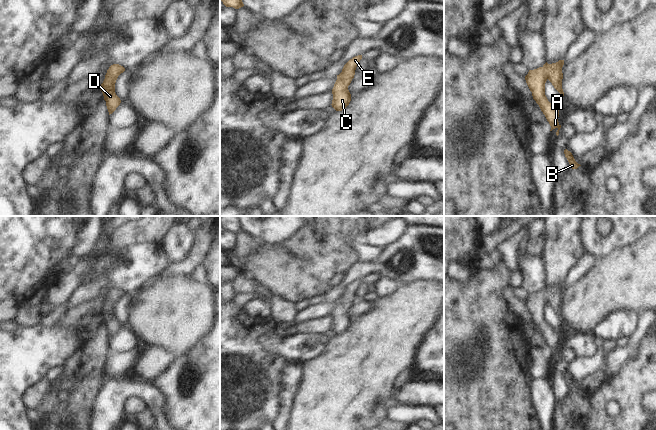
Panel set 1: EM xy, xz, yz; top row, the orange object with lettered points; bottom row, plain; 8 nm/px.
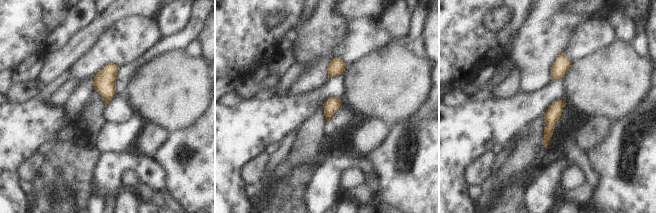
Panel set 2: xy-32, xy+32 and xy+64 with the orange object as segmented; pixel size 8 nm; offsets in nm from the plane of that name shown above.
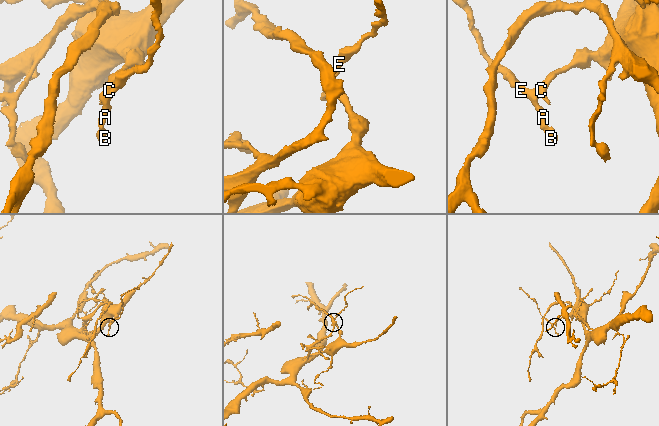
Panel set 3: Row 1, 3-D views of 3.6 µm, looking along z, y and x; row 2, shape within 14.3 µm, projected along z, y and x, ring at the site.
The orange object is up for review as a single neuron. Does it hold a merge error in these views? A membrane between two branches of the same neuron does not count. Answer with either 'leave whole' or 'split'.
leave whole

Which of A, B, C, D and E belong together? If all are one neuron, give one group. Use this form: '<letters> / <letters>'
A B C D E

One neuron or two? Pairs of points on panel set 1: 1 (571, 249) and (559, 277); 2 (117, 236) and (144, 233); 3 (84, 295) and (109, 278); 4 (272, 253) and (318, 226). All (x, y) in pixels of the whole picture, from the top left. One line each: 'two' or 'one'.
1: one
2: one
3: one
4: one

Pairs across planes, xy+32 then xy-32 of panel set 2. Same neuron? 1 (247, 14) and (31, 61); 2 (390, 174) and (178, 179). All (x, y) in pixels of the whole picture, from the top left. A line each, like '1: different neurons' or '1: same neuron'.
1: different neurons
2: same neuron

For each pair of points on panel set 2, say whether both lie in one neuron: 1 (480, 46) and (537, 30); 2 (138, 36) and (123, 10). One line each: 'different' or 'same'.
1: different
2: different

